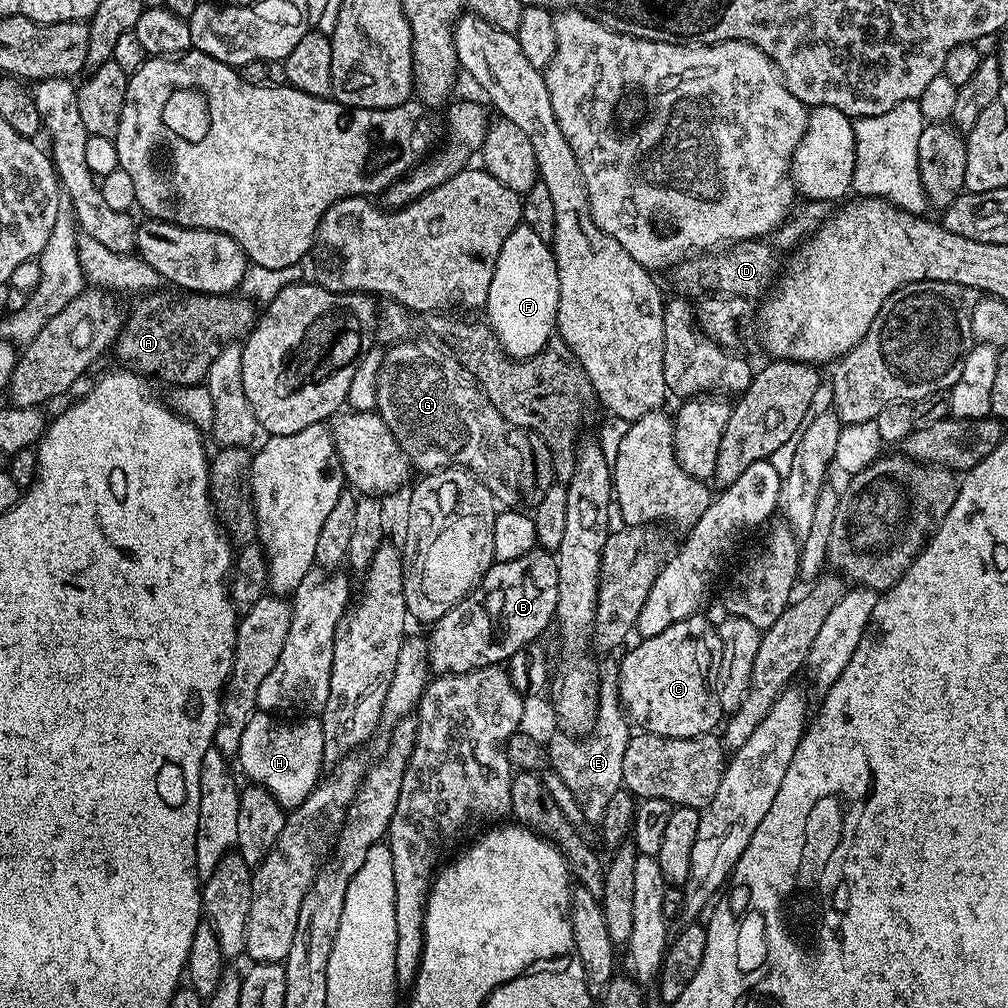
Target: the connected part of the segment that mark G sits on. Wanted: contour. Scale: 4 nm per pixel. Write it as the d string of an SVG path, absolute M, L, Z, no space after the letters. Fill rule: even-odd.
M416 338L391 345L384 354L379 368L378 394L375 411L386 422L387 429L407 454L409 463L422 474L437 472L441 468L457 467L478 477L505 509L512 510L521 503L520 473L522 454L511 442L507 423L498 414L497 407L480 388L460 358L442 346Z

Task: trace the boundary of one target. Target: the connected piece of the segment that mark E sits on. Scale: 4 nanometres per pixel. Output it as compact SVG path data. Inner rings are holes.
M615 663L603 665L599 673L600 705L596 711L596 720L592 730L583 738L567 734L559 734L552 741L547 741L547 753L550 768L561 776L562 782L570 788L578 806L582 808L587 823L599 825L610 797L622 787L622 758L626 755L626 746L630 739L630 721L624 715L620 703L620 685L618 683L618 668Z

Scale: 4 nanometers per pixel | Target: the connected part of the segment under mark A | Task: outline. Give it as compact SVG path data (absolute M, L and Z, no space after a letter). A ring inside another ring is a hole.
M145 293L129 309L114 353L123 367L141 375L156 376L171 386L201 385L208 376L210 362L228 344L245 339L255 327L255 303L244 296L201 296L193 294Z

